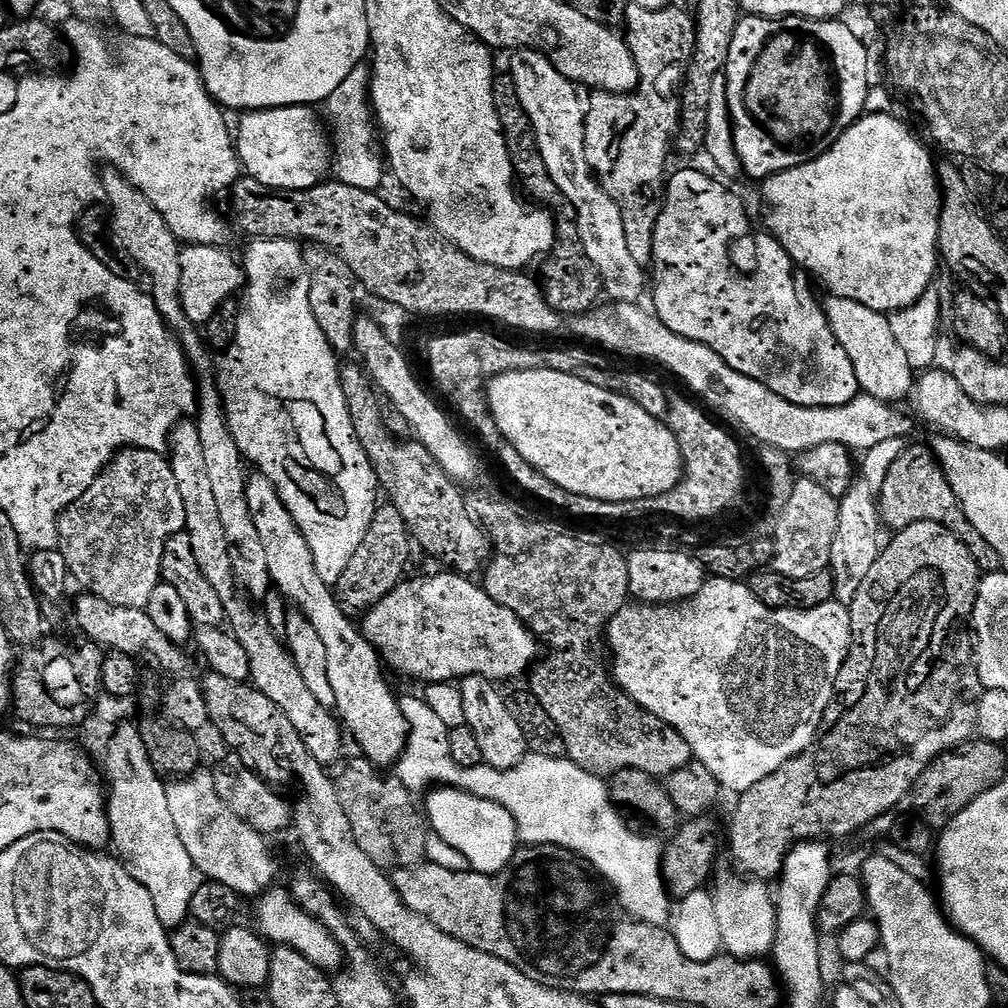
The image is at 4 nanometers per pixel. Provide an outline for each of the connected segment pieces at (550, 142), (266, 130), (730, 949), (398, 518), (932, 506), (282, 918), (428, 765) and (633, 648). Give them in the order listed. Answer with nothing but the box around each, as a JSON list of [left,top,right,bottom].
[[510,48,648,303],[234,105,332,189],[712,871,776,960],[334,502,414,610],[878,446,1001,573],[256,886,346,970],[394,695,670,925],[606,579,852,794]]

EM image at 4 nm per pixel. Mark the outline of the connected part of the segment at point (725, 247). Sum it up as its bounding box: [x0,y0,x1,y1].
[650,168,861,409]

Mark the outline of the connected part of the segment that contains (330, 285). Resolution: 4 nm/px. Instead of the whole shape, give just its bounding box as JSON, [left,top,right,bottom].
[303,244,358,356]

